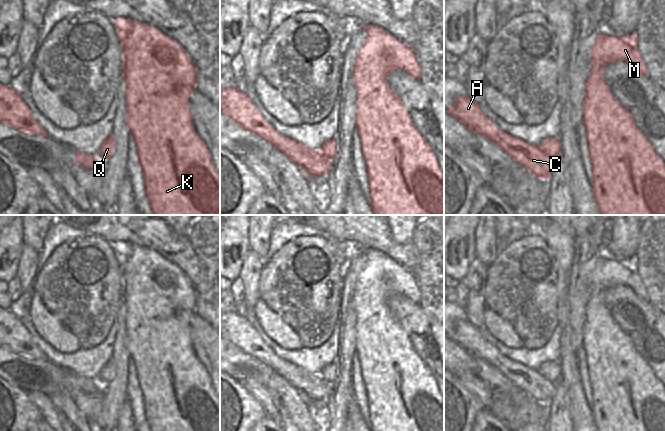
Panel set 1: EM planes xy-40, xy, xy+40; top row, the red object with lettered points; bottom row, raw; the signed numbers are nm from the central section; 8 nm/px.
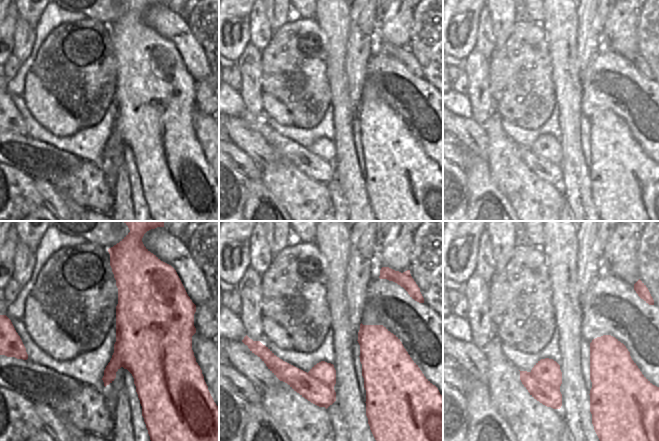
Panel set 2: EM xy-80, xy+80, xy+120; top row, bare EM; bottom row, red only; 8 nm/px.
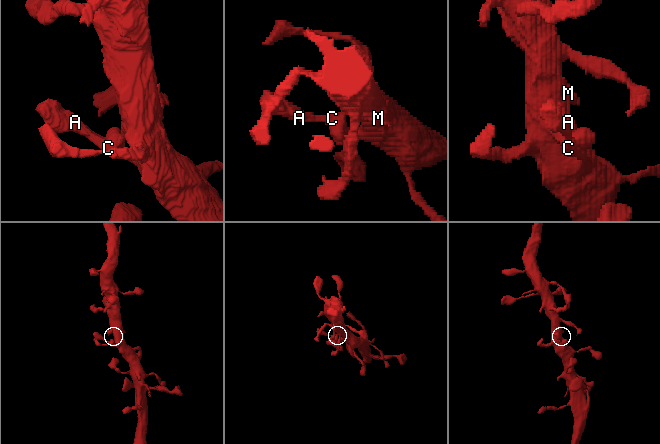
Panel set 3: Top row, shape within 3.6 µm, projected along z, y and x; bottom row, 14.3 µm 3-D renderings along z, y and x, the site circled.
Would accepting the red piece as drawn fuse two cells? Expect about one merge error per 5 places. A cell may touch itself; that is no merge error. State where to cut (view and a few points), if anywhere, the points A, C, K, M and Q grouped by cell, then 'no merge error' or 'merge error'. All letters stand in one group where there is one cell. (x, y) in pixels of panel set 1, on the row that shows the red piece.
no cut; A C K M Q; no merge error

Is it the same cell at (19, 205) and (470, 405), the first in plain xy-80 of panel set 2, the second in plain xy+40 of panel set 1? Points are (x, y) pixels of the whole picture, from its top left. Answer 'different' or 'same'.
same

